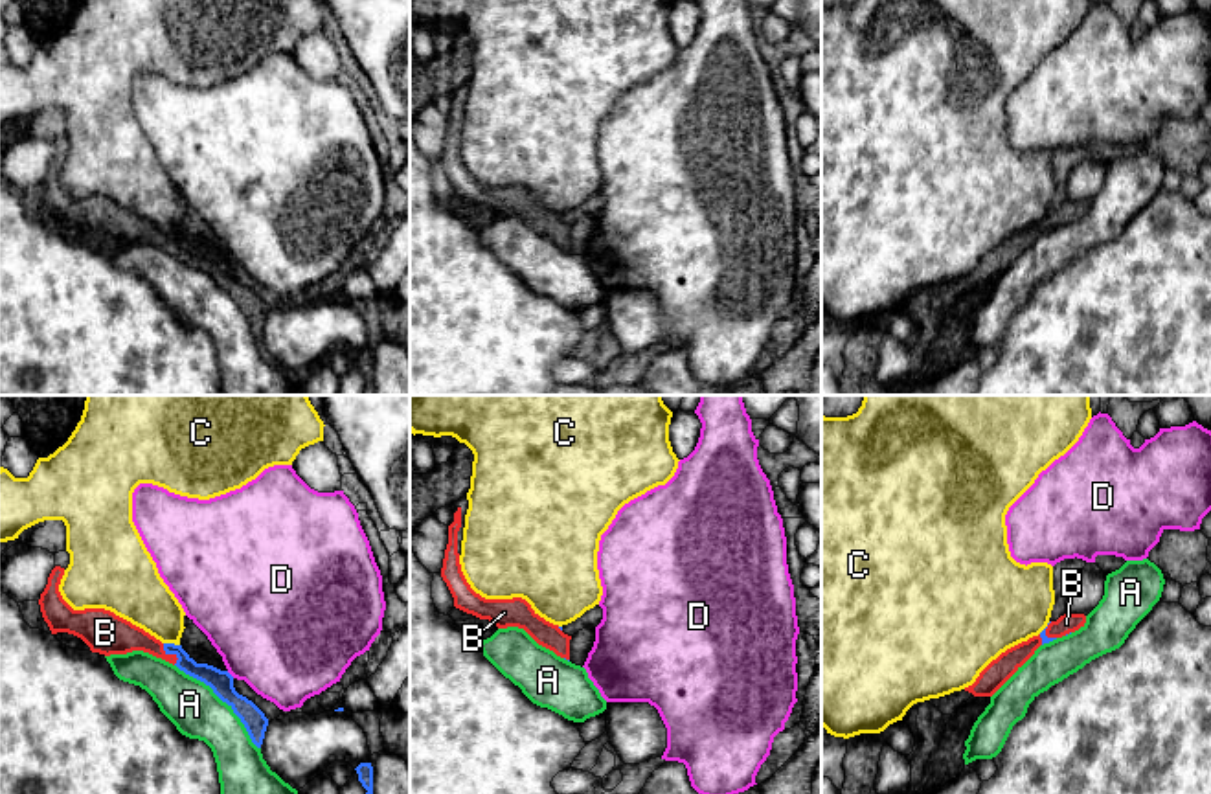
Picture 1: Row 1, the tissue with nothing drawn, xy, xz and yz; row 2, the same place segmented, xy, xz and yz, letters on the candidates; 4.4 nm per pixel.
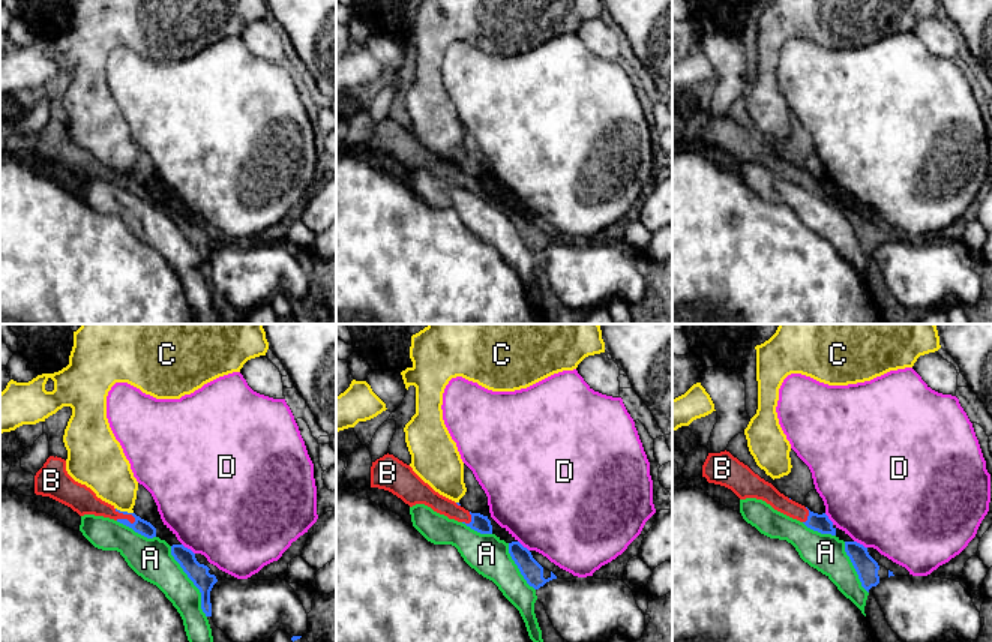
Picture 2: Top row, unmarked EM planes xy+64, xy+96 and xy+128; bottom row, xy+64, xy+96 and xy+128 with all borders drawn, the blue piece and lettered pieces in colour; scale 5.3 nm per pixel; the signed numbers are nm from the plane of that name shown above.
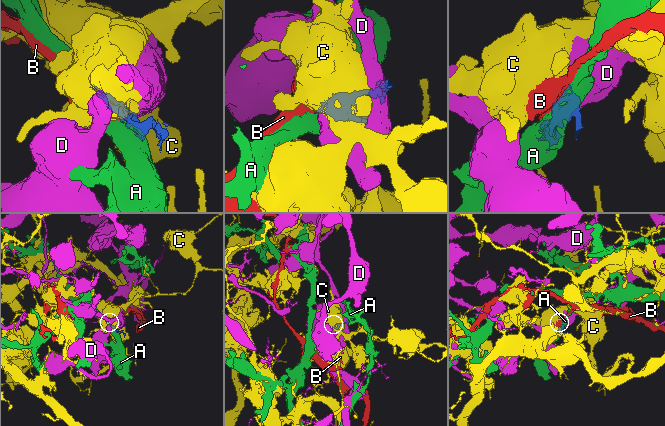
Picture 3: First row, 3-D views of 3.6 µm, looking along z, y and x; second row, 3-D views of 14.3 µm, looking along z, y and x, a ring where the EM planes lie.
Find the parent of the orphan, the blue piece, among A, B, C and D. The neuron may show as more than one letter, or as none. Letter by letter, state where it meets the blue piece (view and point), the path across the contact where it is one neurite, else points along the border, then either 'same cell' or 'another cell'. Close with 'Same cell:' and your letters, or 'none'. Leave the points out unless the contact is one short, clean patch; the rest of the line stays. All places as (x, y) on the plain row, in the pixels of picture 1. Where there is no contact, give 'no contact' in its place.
A: meets blue in xy at (223, 289); another cell
B: meets blue in xy at (171, 241); same cell
C: meets blue in xy at (171, 232); border along xy (164, 230), (179, 234); another cell
D: meets blue in xy at (228, 261); border along xy (226, 260), (234, 265); another cell
Same cell: B

